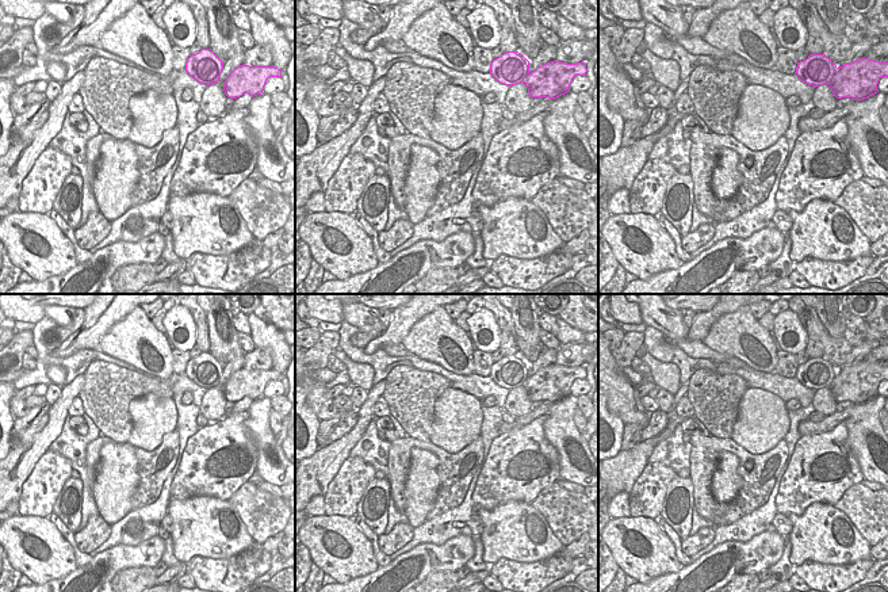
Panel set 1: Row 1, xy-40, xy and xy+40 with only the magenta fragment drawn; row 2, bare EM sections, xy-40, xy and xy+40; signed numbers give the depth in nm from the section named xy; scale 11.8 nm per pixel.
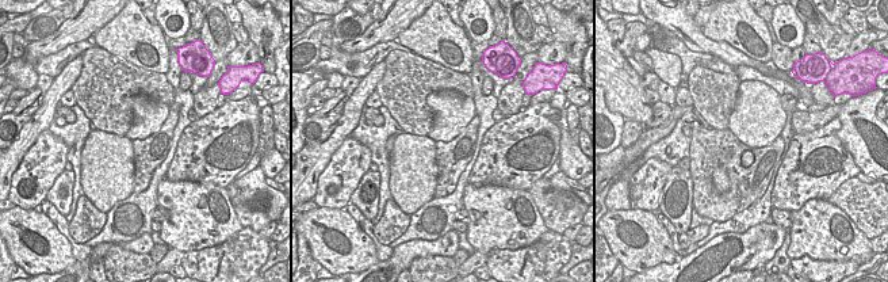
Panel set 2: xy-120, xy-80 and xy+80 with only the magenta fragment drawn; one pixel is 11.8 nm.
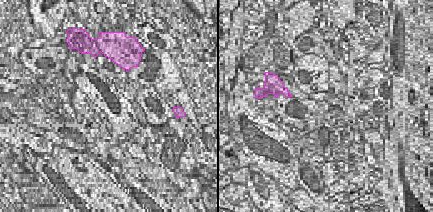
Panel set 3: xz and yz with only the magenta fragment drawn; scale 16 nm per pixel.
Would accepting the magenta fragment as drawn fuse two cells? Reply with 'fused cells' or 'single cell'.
single cell

